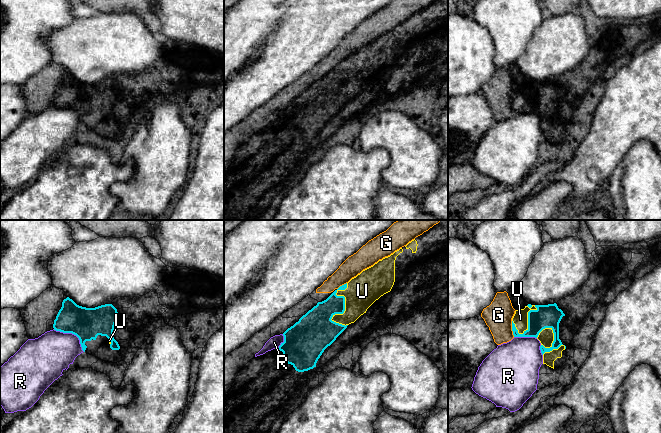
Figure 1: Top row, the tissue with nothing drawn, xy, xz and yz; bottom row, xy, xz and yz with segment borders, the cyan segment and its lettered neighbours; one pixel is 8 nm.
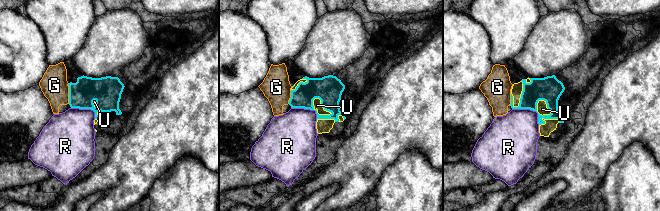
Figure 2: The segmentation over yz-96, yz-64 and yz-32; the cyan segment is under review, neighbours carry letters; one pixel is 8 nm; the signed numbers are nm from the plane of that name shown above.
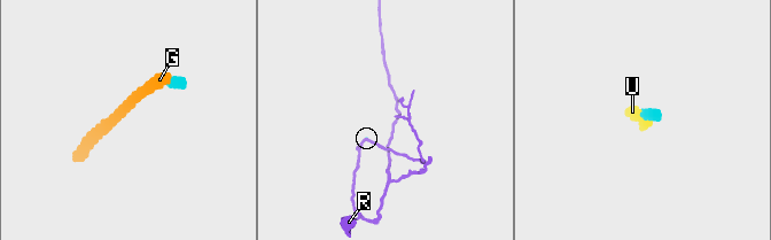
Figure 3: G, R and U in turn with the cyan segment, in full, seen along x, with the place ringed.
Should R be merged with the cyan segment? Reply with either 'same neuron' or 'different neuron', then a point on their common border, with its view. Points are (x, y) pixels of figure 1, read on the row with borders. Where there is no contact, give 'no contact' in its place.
different neuron | xy (72, 333)

